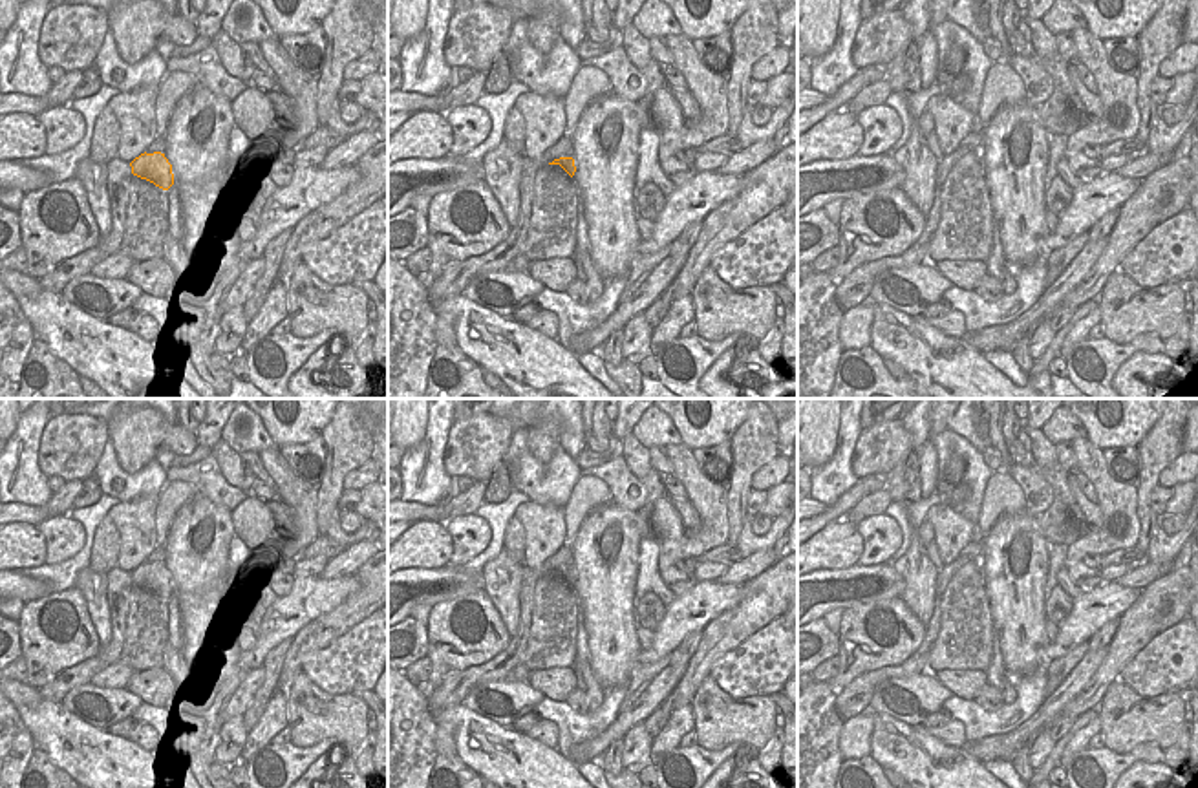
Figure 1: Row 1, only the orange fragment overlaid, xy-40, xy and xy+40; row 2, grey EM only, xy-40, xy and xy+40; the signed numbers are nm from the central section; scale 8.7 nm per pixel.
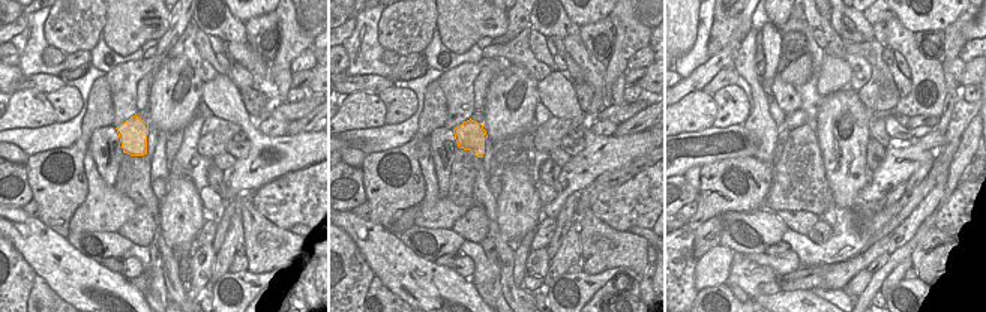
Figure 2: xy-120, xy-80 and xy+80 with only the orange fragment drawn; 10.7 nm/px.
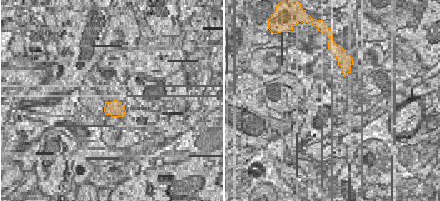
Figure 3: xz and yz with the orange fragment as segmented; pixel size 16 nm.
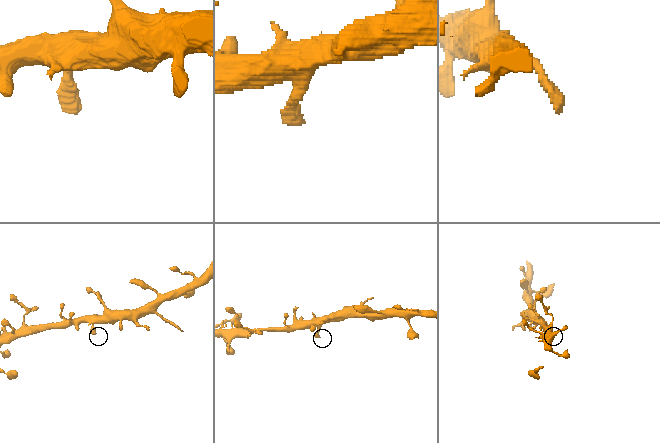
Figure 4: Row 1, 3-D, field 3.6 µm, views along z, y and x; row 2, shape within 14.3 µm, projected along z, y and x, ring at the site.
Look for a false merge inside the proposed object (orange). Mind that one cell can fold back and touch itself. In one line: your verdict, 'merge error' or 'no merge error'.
merge error

